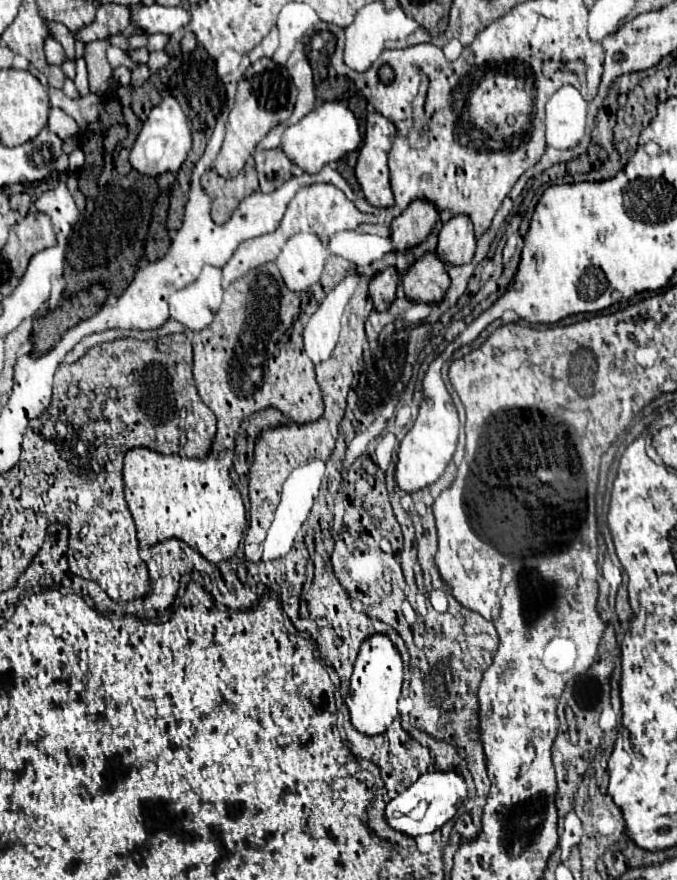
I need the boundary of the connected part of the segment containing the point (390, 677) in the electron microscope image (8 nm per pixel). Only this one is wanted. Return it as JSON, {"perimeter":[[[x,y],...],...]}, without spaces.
{"perimeter":[[[376,634],[368,638],[354,662],[354,672],[350,678],[350,694],[346,698],[346,706],[350,710],[352,726],[366,736],[384,734],[386,728],[398,716],[398,698],[402,688],[402,658],[394,644],[384,636]]]}

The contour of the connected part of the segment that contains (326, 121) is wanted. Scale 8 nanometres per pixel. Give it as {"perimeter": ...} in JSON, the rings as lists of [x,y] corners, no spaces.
{"perimeter":[[[322,102],[308,116],[304,116],[298,124],[288,126],[282,134],[282,150],[284,154],[306,174],[318,174],[322,166],[330,162],[338,162],[348,152],[356,150],[362,142],[356,116],[342,102]]]}

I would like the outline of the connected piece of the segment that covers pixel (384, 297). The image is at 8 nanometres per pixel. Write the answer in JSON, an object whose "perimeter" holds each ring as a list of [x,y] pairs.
{"perimeter":[[[392,266],[372,278],[368,294],[378,312],[386,312],[388,306],[394,302],[398,280],[400,280],[400,276],[398,276],[396,268],[392,268]]]}

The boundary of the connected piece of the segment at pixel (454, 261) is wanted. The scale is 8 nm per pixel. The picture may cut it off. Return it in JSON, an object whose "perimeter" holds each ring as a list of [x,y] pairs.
{"perimeter":[[[464,214],[450,218],[438,234],[438,258],[442,258],[442,262],[450,266],[462,266],[470,264],[470,260],[474,258],[474,250],[476,242],[470,218]]]}

